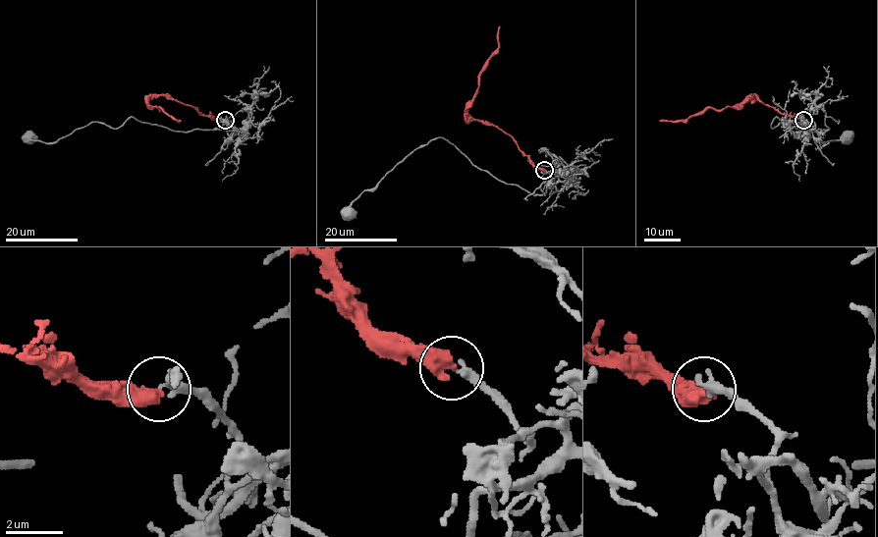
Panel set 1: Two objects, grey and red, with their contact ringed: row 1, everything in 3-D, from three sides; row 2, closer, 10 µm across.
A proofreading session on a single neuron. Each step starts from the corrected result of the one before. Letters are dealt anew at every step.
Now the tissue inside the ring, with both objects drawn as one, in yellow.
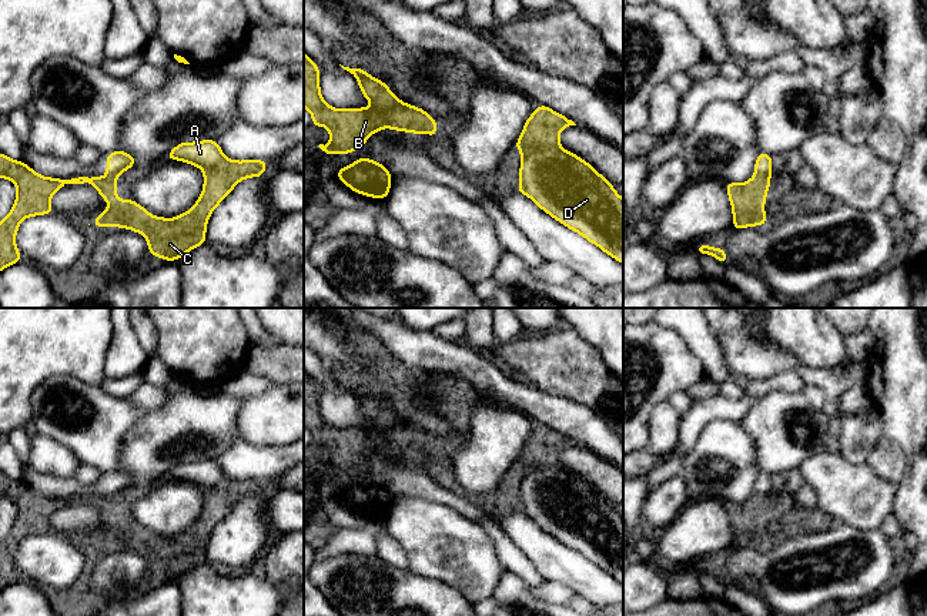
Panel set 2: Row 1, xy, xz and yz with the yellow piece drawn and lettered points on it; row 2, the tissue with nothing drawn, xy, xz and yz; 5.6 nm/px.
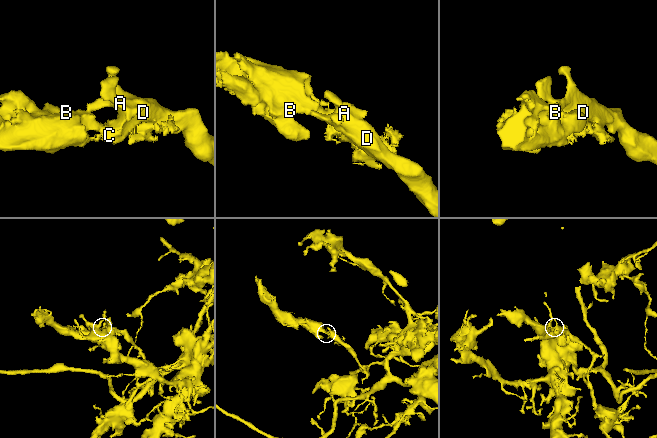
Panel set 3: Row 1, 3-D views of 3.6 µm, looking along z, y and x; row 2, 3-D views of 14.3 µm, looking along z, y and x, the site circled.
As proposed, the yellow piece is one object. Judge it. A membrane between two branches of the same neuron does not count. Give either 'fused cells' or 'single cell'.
fused cells

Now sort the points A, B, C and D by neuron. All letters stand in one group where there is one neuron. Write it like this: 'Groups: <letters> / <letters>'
Groups: A D / B C

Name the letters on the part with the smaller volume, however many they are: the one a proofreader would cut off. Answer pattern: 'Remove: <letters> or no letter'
Remove: B, C

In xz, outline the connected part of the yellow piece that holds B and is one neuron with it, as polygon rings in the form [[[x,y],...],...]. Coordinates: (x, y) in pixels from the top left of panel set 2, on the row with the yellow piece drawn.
[[[304,53],[304,106],[314,118],[312,128],[325,125],[329,130],[331,143],[318,145],[325,154],[341,155],[361,148],[371,134],[384,127],[412,134],[436,127],[438,121],[426,111],[399,101],[385,83],[359,67],[341,67],[358,78],[364,97],[374,103],[371,108],[329,107],[319,93],[319,68]]]

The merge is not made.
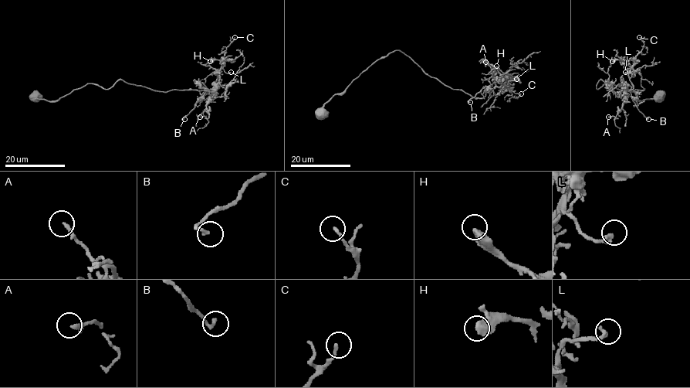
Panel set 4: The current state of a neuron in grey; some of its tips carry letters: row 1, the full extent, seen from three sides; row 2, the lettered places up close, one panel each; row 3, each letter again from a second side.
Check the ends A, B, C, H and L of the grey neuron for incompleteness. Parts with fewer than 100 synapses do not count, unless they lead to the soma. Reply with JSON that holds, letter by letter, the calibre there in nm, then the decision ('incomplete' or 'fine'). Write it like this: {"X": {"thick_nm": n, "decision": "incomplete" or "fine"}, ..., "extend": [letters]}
{"A": {"thick_nm": 220, "decision": "fine"}, "B": {"thick_nm": 200, "decision": "fine"}, "C": {"thick_nm": 160, "decision": "fine"}, "H": {"thick_nm": 480, "decision": "fine"}, "L": {"thick_nm": 280, "decision": "fine"}, "extend": []}

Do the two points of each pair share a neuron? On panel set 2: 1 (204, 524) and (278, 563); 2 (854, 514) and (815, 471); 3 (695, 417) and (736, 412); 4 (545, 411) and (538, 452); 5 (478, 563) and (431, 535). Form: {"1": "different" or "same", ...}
{"1": "different", "2": "same", "3": "same", "4": "different", "5": "same"}

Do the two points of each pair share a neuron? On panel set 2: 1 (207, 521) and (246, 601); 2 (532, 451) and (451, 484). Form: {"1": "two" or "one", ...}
{"1": "two", "2": "one"}

